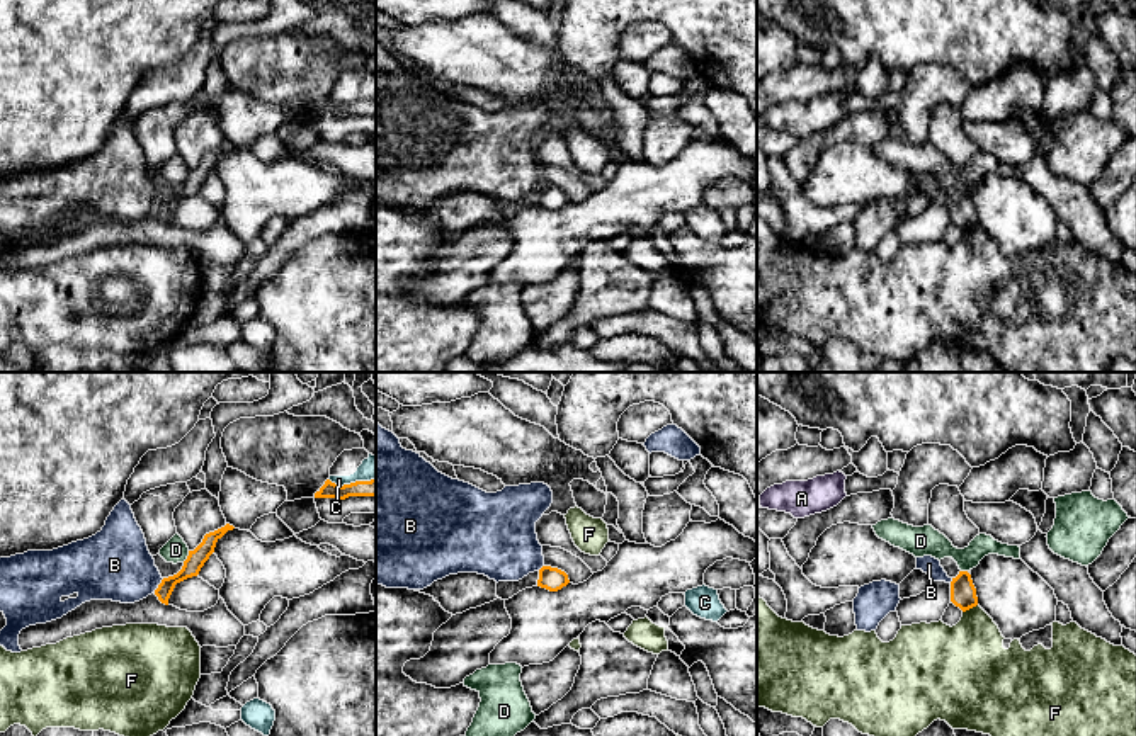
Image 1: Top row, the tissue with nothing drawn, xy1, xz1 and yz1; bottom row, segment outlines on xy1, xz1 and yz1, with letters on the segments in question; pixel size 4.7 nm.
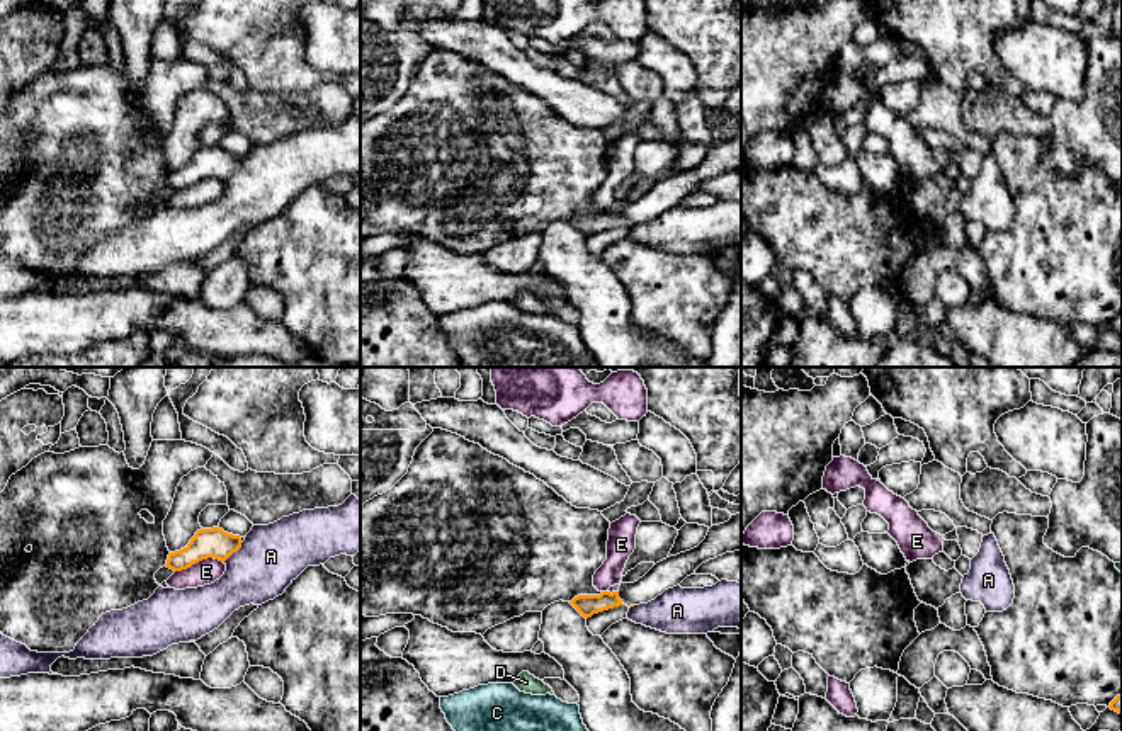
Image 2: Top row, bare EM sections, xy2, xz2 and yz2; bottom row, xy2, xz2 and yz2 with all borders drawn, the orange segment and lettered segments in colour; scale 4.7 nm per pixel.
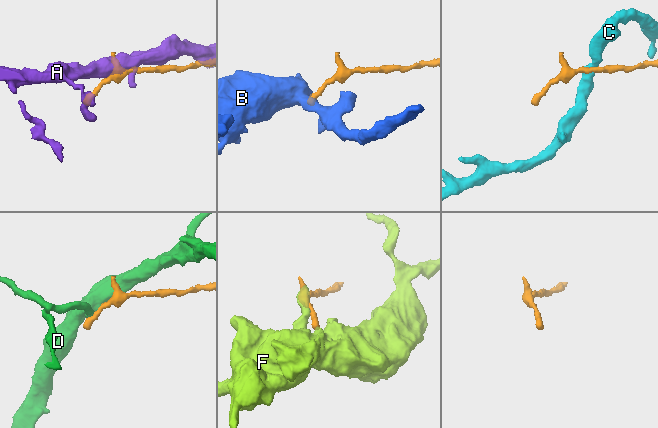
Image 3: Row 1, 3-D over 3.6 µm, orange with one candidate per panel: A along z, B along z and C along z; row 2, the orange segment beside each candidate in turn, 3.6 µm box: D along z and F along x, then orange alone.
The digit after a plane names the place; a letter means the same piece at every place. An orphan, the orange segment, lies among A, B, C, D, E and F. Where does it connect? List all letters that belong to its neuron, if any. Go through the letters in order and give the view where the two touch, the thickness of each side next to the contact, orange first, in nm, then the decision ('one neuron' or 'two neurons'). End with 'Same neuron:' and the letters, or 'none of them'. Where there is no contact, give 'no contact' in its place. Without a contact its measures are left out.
A: contact in xy2; calibres 140 and 300 nm; two neurons
B: contact in xy1; calibres 90 and 340 nm; two neurons
C: contact in xy1; calibres 80 and 110 nm; two neurons
D: contact in xy1; calibres 90 and 110 nm; two neurons
E: contact in xy2; calibres 140 and 120 nm; two neurons
F: contact in yz1; calibres 130 and 360 nm; two neurons
Same neuron: none of them

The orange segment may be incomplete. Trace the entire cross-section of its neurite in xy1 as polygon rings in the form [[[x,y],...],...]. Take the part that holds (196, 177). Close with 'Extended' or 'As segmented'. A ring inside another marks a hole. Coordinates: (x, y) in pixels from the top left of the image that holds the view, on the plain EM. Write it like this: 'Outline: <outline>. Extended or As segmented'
Outline: [[[226,143],[224,146],[209,151],[204,155],[202,161],[194,168],[189,170],[187,178],[184,180],[182,189],[168,197],[163,197],[158,207],[155,209],[155,214],[158,219],[165,224],[168,224],[168,218],[175,207],[177,202],[197,195],[204,182],[209,178],[209,175],[214,172],[216,161],[228,151],[233,150],[235,146]]]. As segmented

